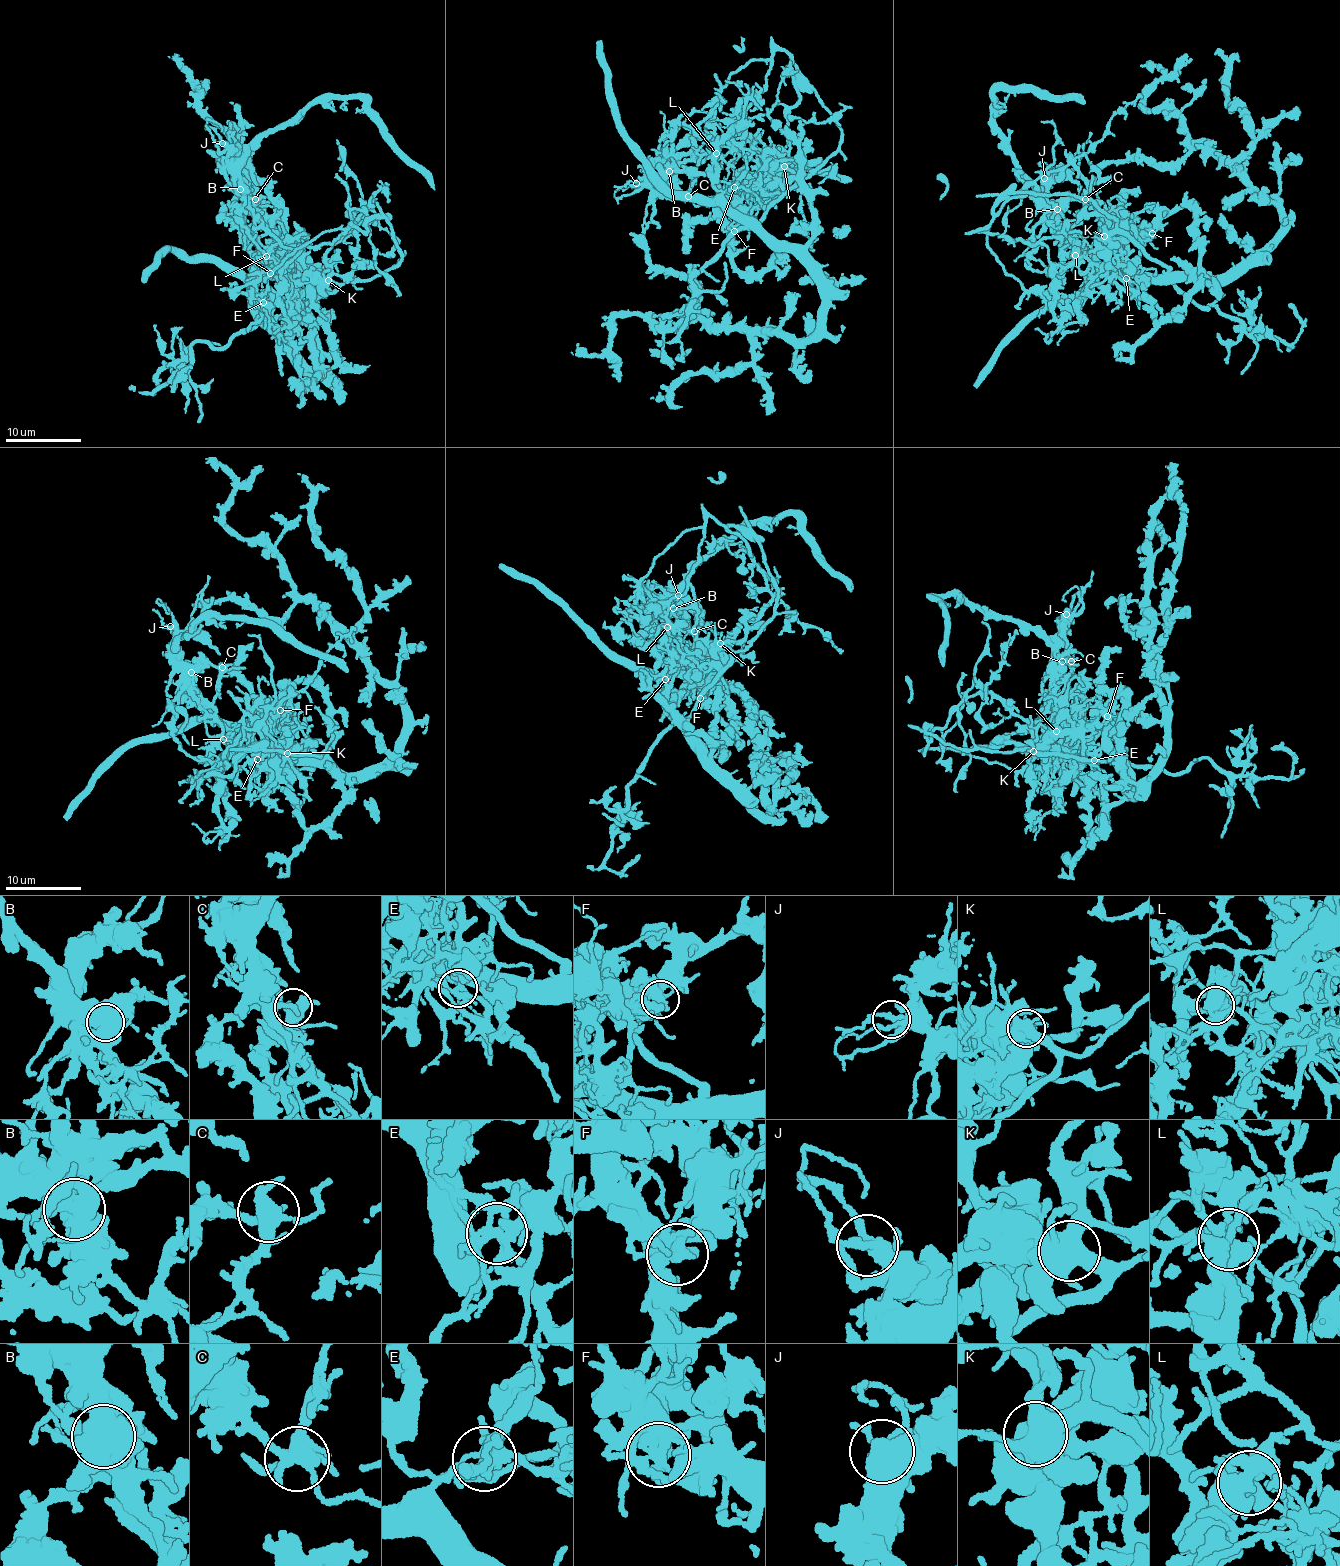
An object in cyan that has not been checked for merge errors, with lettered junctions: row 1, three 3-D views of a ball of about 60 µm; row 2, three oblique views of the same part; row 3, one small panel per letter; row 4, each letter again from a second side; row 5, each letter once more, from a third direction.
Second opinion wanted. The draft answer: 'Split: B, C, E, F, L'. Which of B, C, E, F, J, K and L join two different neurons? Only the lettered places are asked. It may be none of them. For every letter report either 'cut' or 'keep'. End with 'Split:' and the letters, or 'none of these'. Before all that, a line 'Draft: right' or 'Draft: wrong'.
Draft: right
B: cut
C: cut
E: cut
F: cut
J: keep
K: keep
L: cut
Split: B, C, E, F, L

